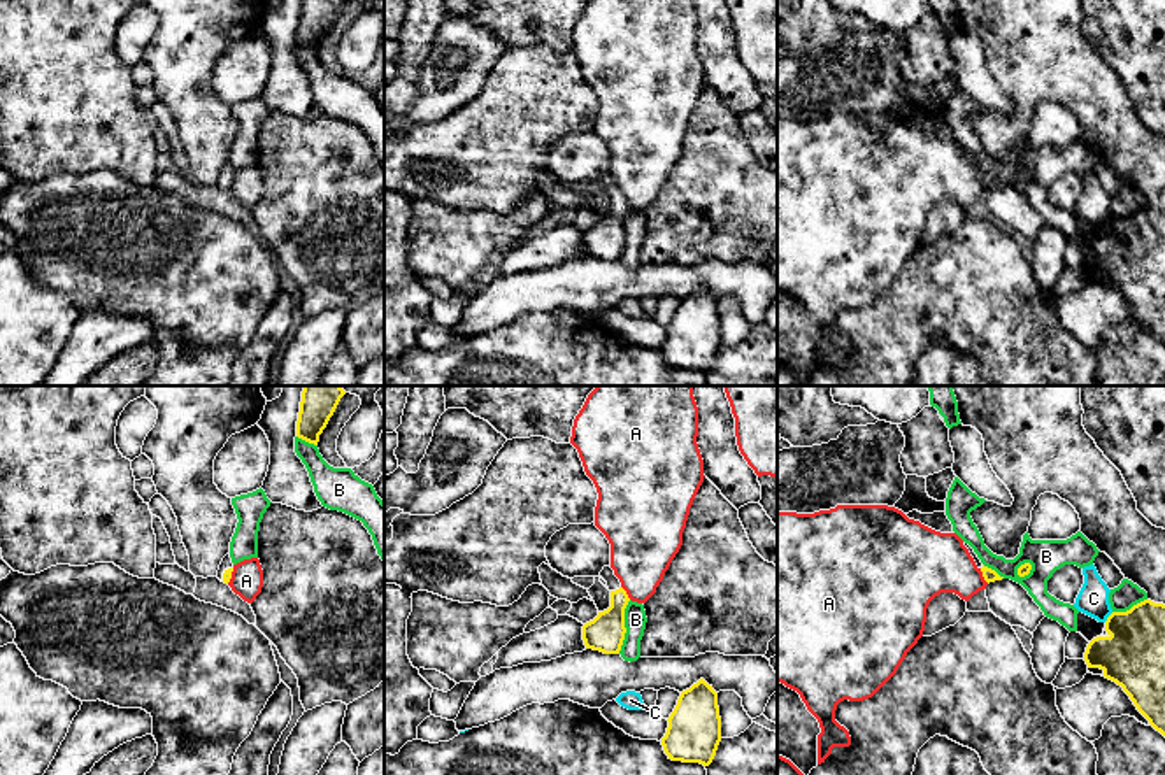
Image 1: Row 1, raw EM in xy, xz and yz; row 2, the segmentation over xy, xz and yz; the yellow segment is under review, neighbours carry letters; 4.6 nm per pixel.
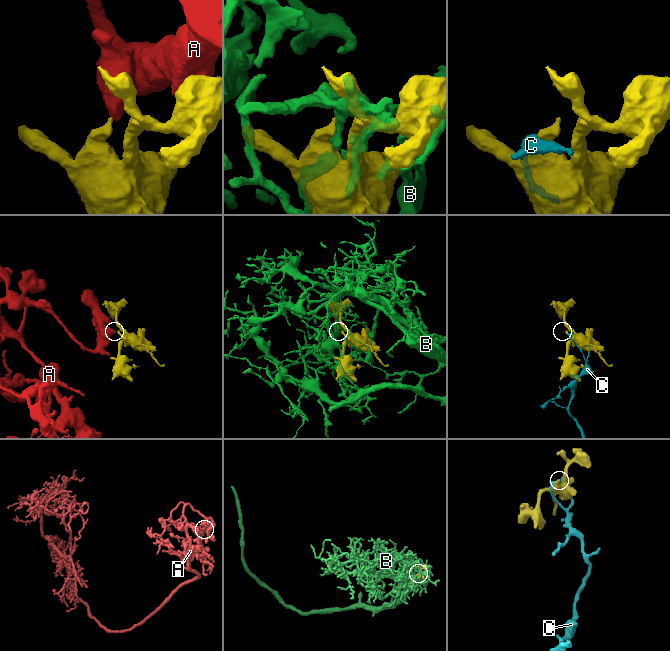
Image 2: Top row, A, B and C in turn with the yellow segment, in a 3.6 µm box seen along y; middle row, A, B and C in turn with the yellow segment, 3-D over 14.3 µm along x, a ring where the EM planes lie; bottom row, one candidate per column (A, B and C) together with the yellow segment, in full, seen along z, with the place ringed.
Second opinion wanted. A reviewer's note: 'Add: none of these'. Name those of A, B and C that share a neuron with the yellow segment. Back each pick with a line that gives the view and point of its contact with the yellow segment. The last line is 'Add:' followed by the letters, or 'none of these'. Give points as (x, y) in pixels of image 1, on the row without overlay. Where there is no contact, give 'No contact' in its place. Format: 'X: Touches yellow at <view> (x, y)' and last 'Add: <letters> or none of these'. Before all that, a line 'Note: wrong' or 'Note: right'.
Note: right
Add: none of these

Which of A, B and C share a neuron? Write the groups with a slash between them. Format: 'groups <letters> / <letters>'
groups A / B / C

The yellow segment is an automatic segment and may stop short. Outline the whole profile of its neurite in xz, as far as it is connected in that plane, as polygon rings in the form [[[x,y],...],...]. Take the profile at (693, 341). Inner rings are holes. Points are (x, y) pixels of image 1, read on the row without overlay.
[[[704,286],[683,298],[661,352],[668,366],[709,373],[721,349],[718,300]]]

